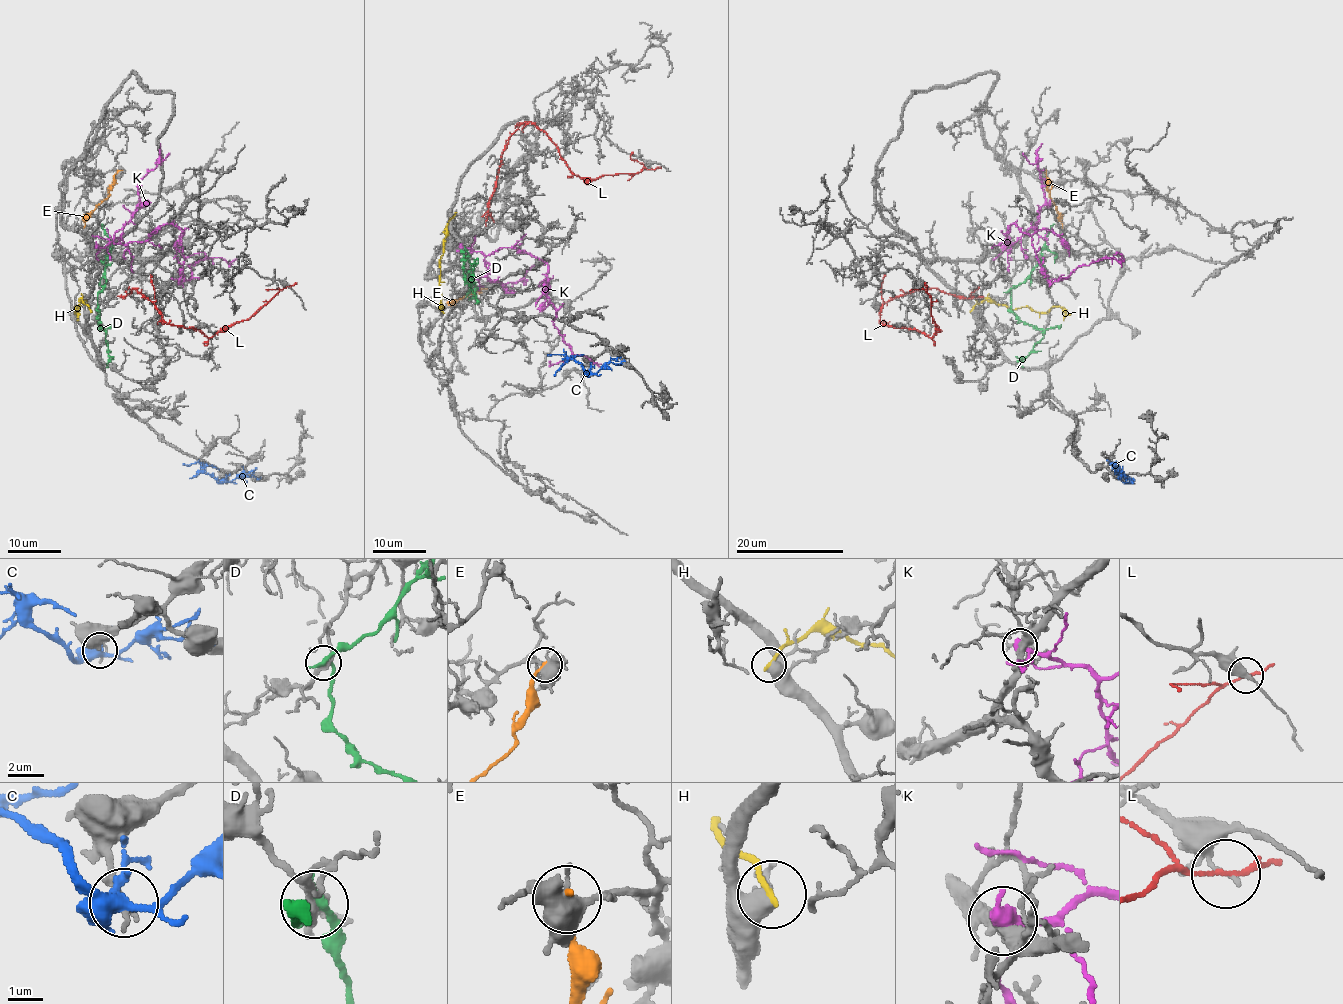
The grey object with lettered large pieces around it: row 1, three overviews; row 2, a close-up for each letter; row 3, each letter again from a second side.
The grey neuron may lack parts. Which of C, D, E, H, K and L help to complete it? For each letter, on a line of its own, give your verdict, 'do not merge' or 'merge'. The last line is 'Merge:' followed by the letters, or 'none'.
C: do not merge
D: do not merge
E: do not merge
H: do not merge
K: do not merge
L: do not merge
Merge: none

